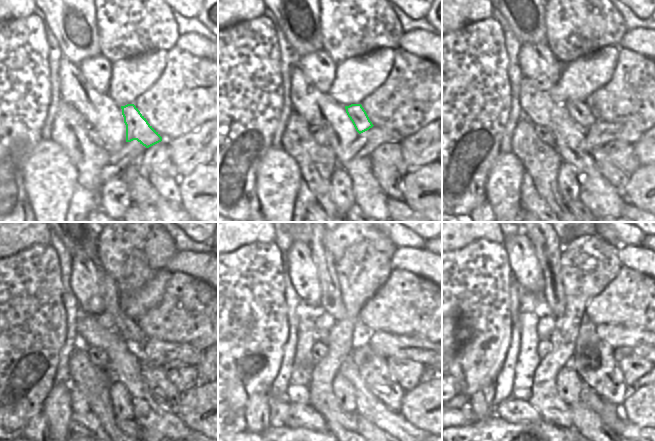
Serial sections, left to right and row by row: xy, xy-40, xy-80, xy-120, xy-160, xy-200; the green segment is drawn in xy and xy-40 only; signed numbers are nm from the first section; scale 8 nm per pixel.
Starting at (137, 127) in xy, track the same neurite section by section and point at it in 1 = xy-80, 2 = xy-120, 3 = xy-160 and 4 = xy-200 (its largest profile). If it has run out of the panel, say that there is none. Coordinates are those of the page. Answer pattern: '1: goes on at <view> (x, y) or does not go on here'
1: goes on at xy-80 (579, 110)
2: goes on at xy-120 (128, 329)
3: goes on at xy-160 (331, 301)
4: goes on at xy-200 (547, 245)

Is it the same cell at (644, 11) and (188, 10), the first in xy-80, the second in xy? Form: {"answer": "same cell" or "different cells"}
{"answer": "same cell"}

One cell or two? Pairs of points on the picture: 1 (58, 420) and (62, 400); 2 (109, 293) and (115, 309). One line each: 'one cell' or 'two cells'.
1: one cell
2: one cell

